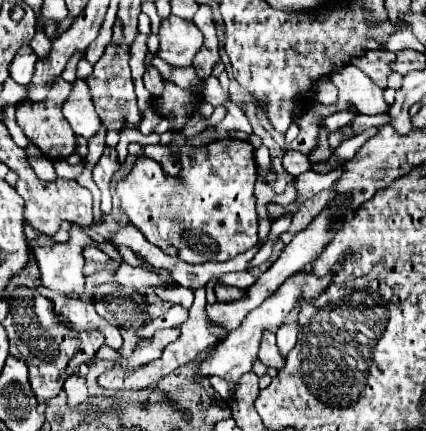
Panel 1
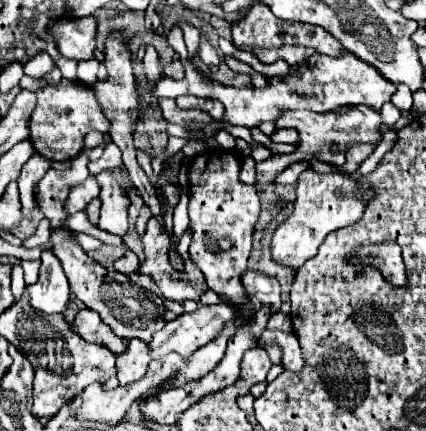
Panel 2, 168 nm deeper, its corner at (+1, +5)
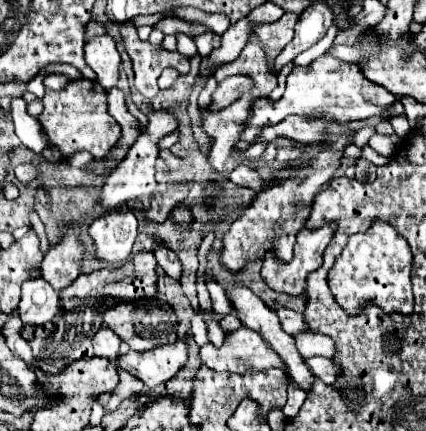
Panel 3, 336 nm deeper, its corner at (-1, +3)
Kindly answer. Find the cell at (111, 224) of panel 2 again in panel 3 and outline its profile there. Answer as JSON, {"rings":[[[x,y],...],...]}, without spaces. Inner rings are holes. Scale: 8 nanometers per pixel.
{"rings":[[[118,205],[114,211],[98,217],[88,233],[98,245],[98,257],[104,261],[122,261],[130,255],[138,235],[138,221],[128,205]]]}

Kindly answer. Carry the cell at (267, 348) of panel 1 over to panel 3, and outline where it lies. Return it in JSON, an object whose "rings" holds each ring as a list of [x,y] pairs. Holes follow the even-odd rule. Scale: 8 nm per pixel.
{"rings":[[[310,357],[310,359],[306,359],[306,365],[308,365],[308,369],[310,369],[316,377],[320,377],[326,385],[332,385],[332,383],[336,381],[338,371],[340,371],[340,367],[334,365],[332,359],[328,359],[328,357]]]}

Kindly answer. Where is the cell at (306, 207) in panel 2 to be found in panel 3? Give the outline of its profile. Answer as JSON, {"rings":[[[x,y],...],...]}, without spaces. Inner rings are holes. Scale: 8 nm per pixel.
{"rings":[[[332,221],[332,223],[326,223],[322,227],[316,227],[316,229],[308,229],[308,227],[302,227],[300,233],[296,235],[296,245],[294,245],[294,259],[290,263],[282,261],[276,257],[274,251],[266,251],[264,255],[264,265],[262,265],[262,277],[264,281],[278,293],[290,293],[290,295],[302,295],[304,289],[306,289],[306,275],[314,269],[318,269],[322,265],[322,253],[324,249],[328,247],[330,239],[334,237],[334,231],[338,229],[338,225]]]}

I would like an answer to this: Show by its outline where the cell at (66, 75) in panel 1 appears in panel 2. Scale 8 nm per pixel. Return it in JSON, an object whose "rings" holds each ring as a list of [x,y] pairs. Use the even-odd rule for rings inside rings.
{"rings":[[[90,15],[58,19],[50,29],[64,57],[74,61],[88,61],[94,59],[96,51],[96,27],[98,21]]]}

